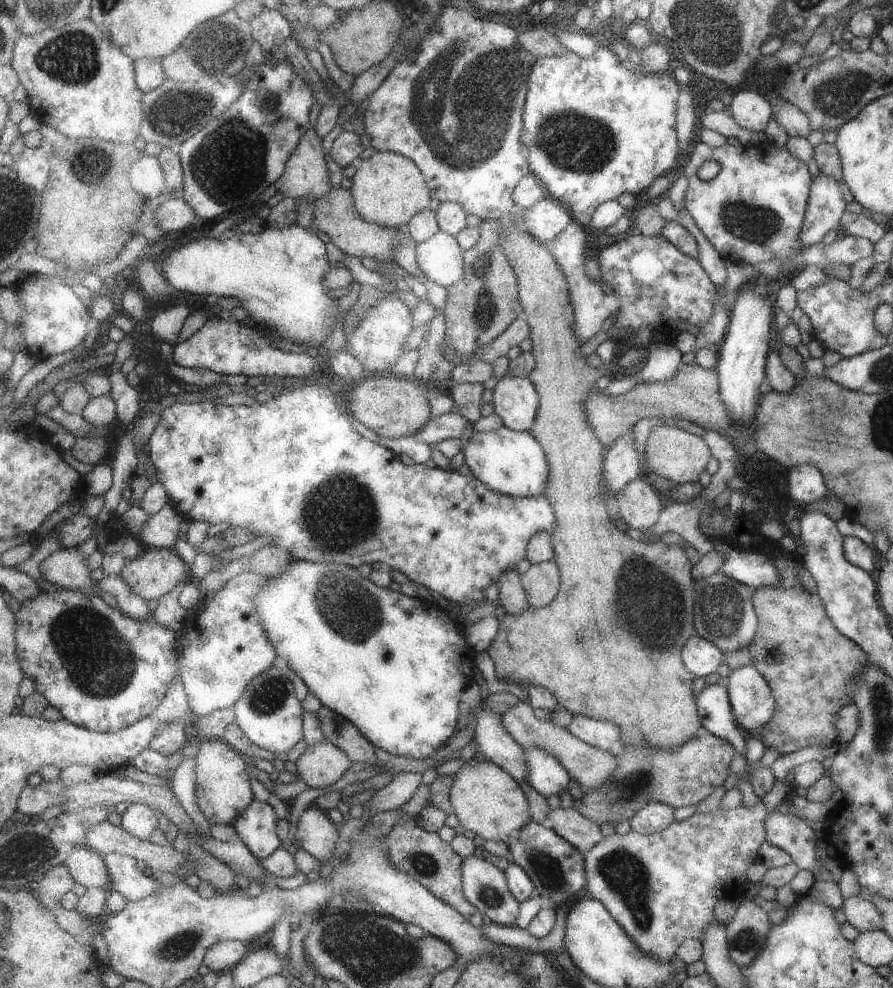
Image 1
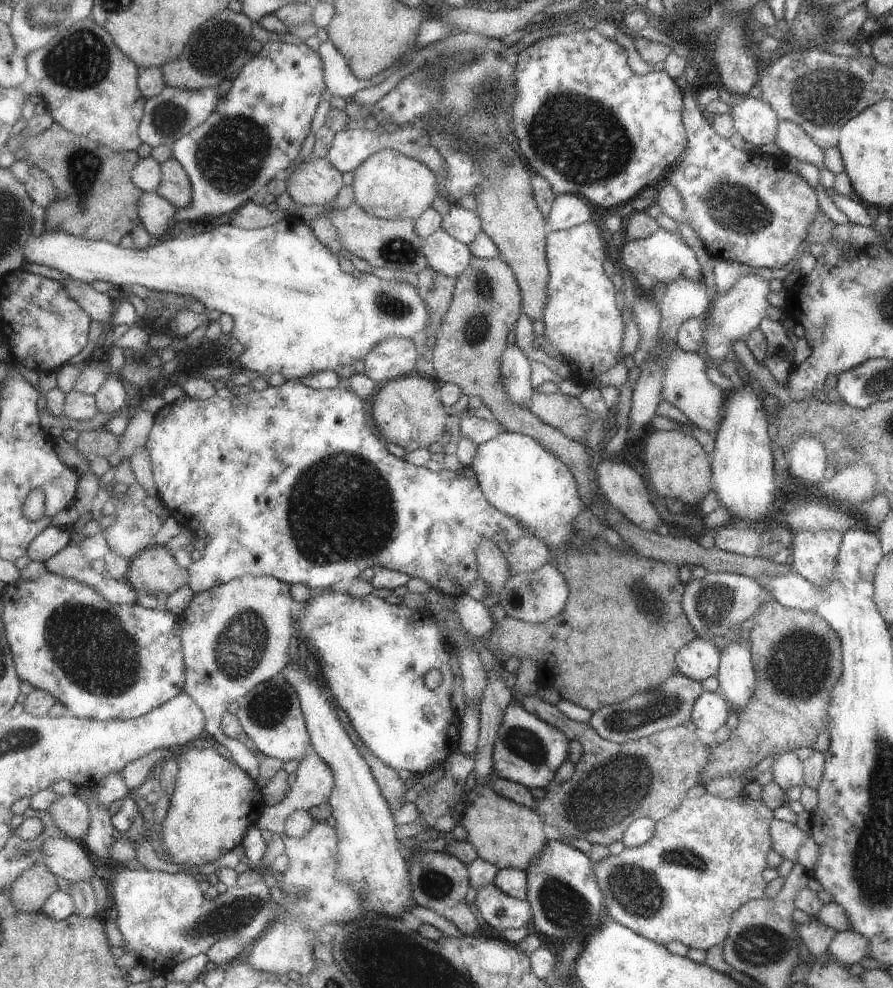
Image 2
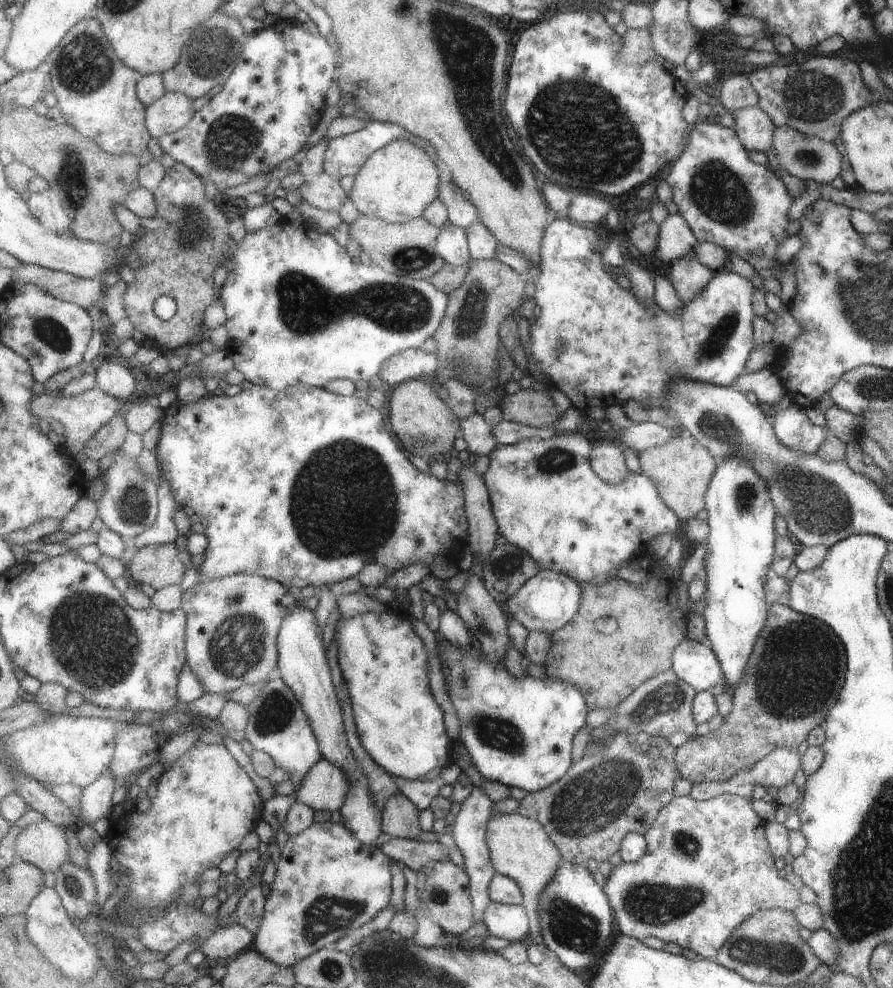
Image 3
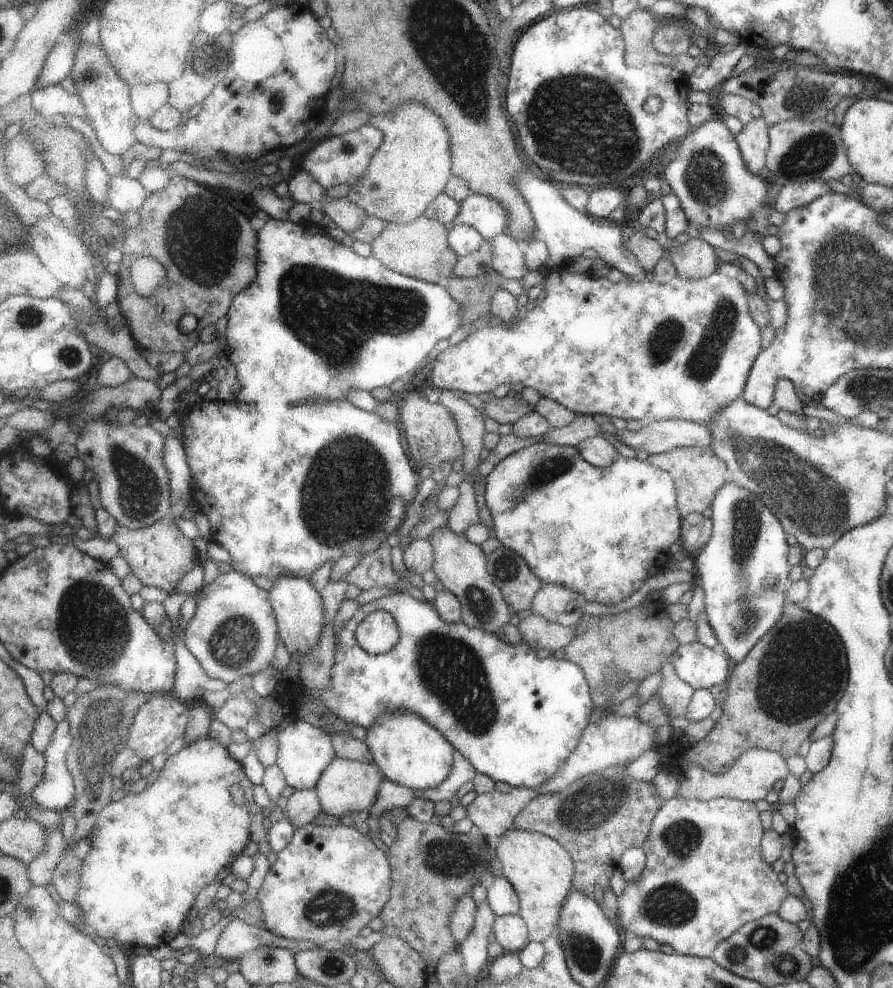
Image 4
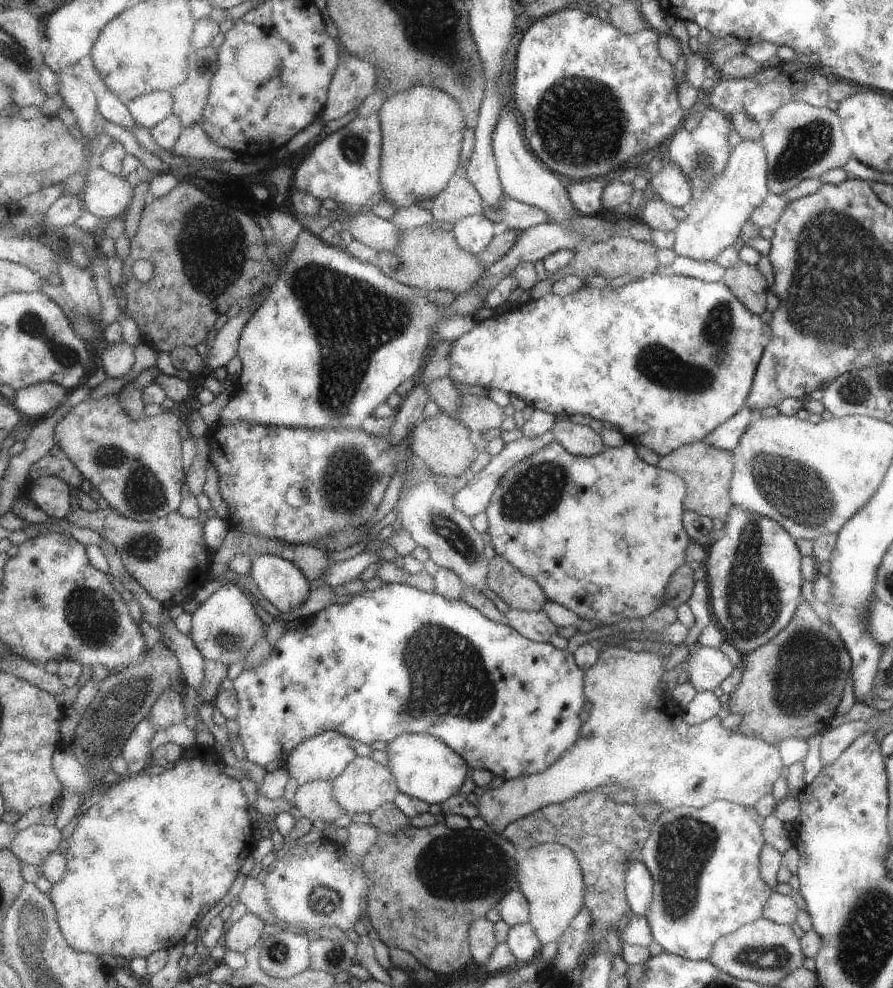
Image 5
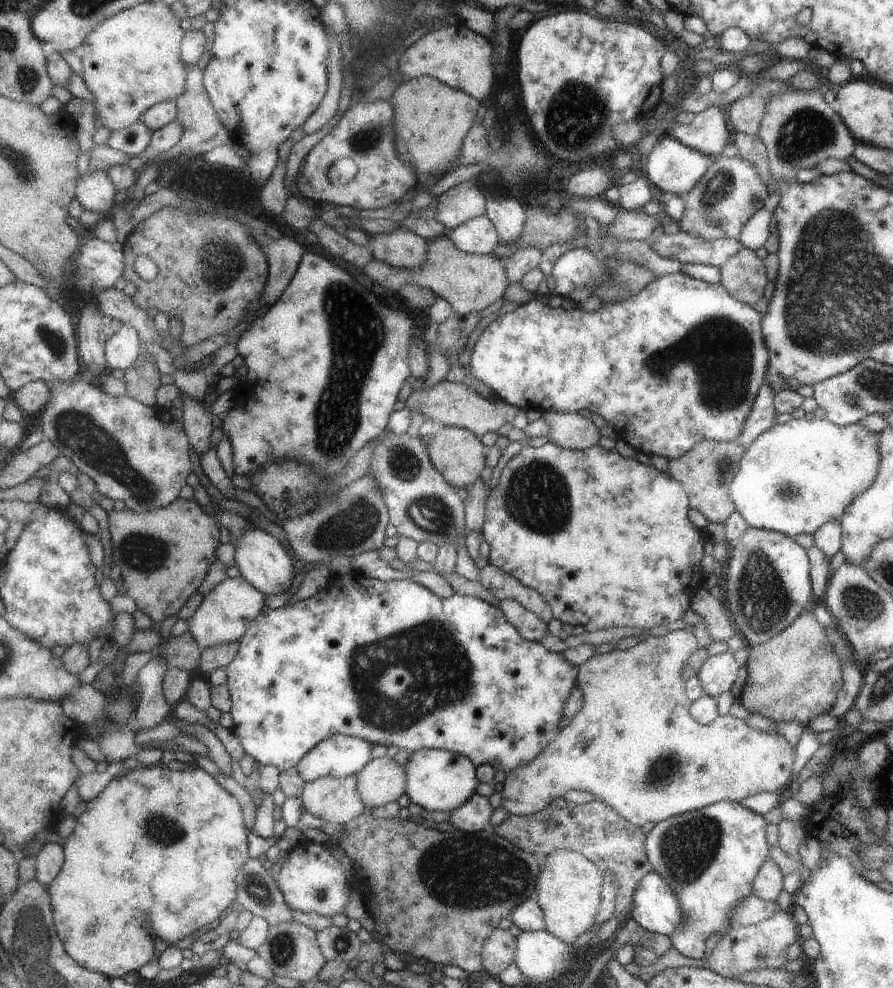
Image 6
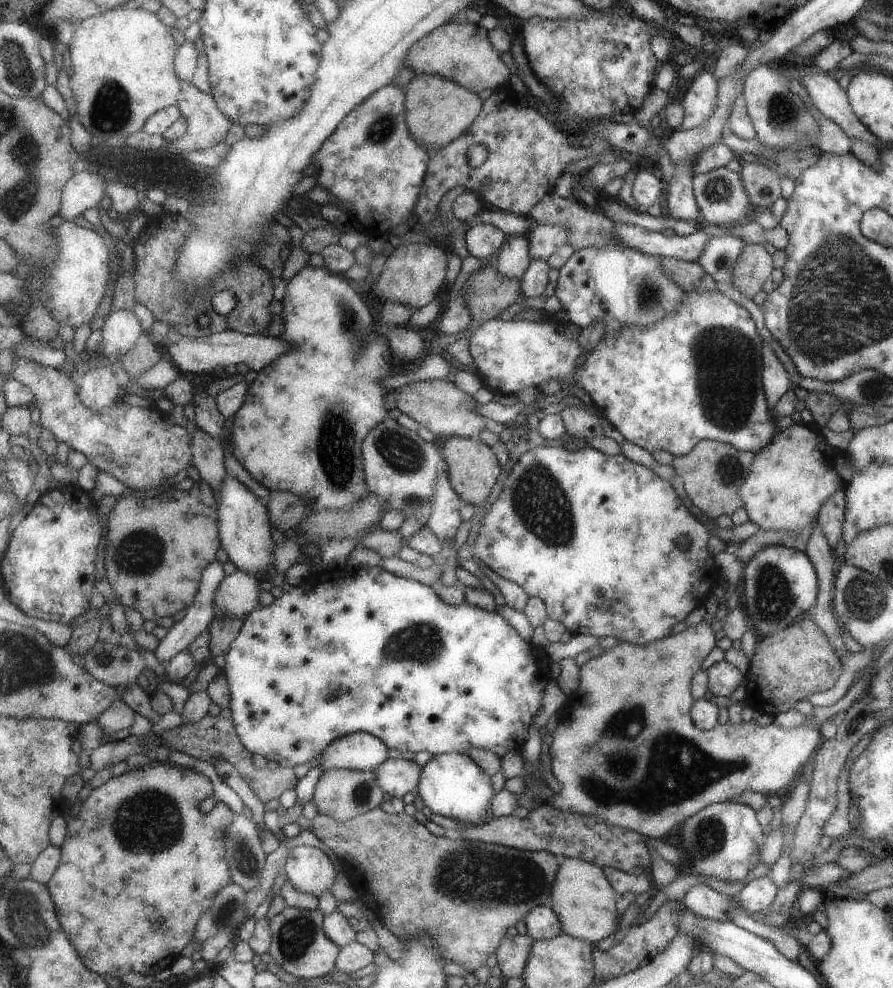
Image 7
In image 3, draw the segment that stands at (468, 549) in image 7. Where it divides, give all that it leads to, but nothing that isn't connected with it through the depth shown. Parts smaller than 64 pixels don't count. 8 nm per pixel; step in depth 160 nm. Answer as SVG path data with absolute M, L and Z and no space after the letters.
M568 432L566 434L555 434L551 438L531 437L520 440L519 442L510 445L497 445L489 457L488 469L484 472L484 481L486 482L490 499L492 502L492 509L498 524L498 532L502 536L502 541L514 544L523 550L526 550L542 569L556 570L569 576L572 576L579 584L581 583L602 583L607 579L616 577L617 566L623 562L629 562L631 558L638 557L646 553L646 544L658 534L669 533L673 535L679 520L677 520L676 513L669 510L668 506L660 501L660 497L656 491L656 485L643 473L631 473L623 483L612 485L597 476L596 471L593 470L591 461L591 450L594 445L593 440L589 438L588 433Z

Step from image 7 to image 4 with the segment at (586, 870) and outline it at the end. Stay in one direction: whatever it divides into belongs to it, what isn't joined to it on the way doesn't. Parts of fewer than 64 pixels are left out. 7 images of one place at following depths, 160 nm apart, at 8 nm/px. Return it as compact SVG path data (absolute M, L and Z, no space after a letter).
M511 828L500 837L496 847L501 875L513 884L520 899L520 916L528 923L529 943L545 942L557 932L561 906L574 889L575 862L556 840L545 834Z

